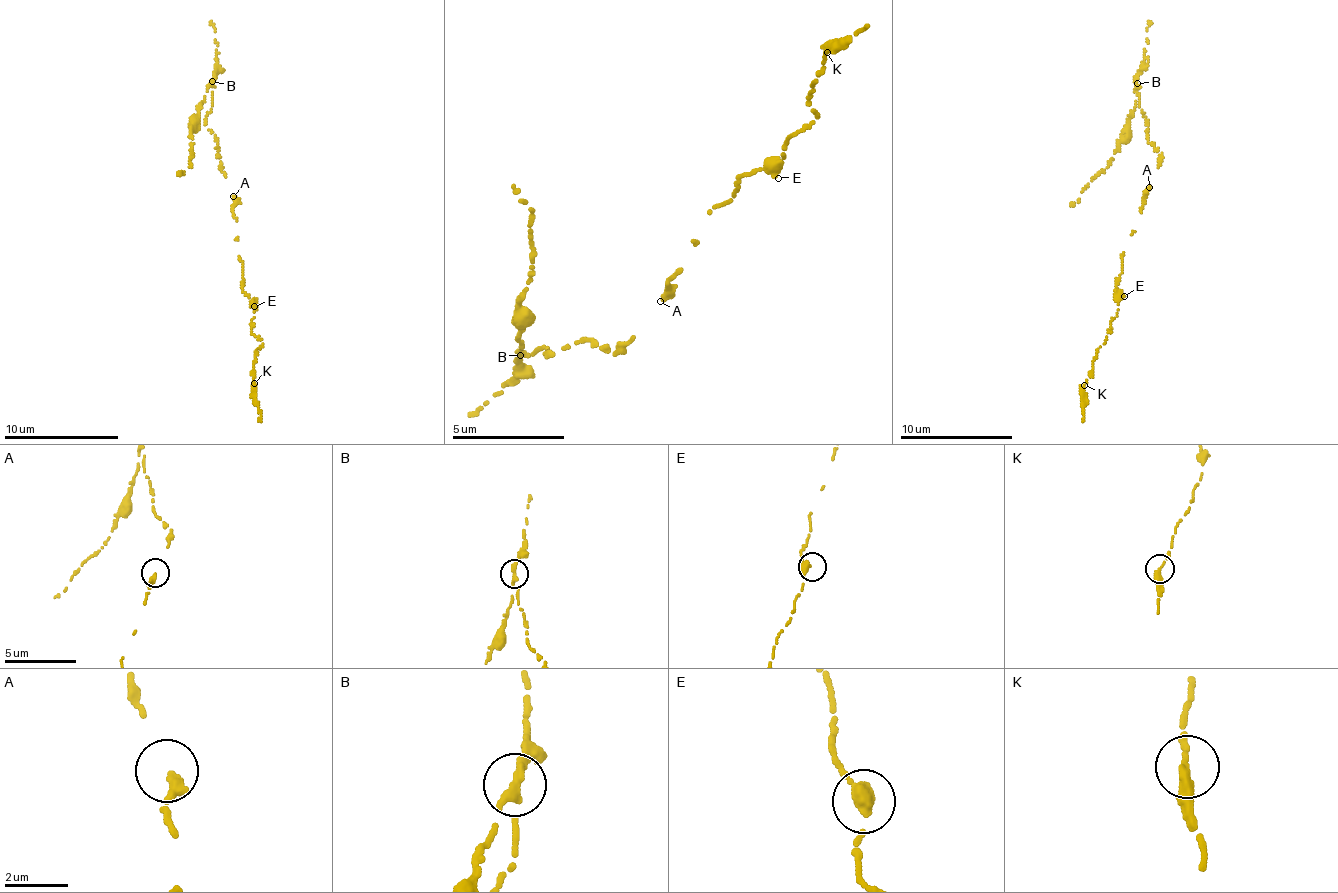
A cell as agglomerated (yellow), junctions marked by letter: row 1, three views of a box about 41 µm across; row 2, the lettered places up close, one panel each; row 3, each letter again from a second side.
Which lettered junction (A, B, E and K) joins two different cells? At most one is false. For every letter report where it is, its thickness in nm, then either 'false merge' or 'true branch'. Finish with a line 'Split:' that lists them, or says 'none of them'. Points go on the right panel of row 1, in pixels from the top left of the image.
A: place (1149, 187); calibre 380 nm; true branch
B: place (1137, 83); calibre 280 nm; false merge
E: place (1124, 296); calibre 340 nm; true branch
K: place (1084, 385); calibre 280 nm; true branch
Split: B

